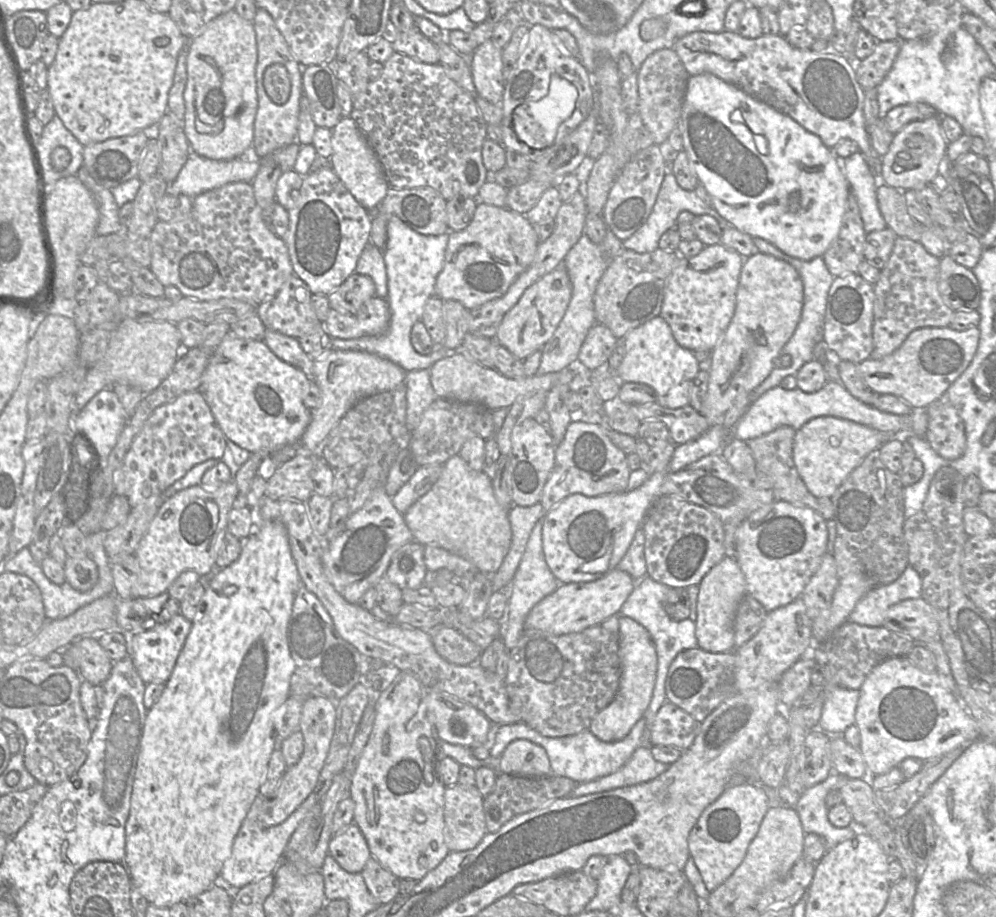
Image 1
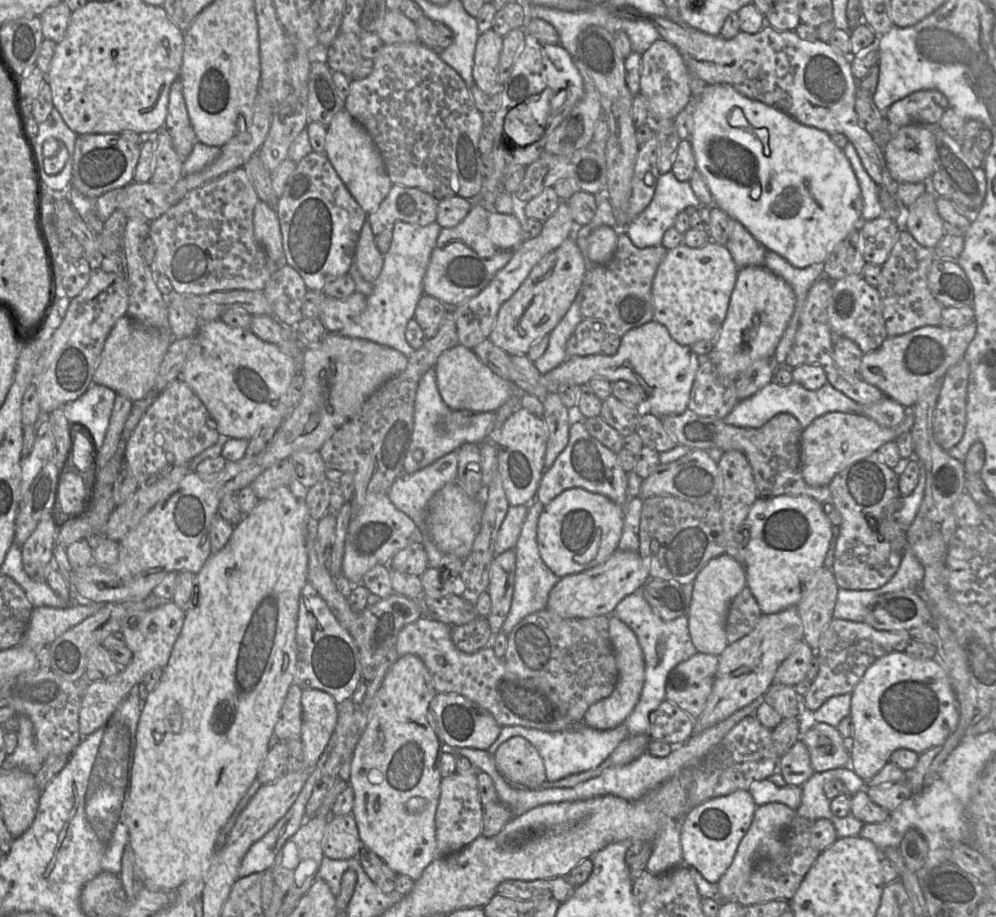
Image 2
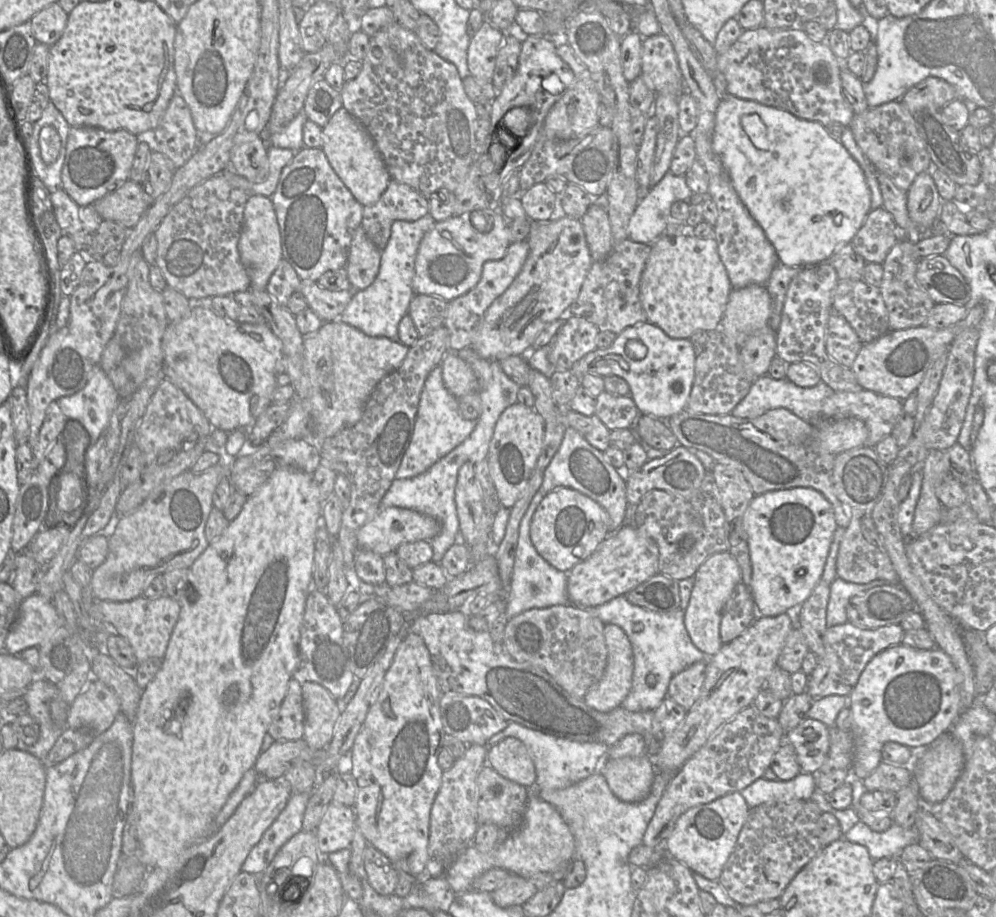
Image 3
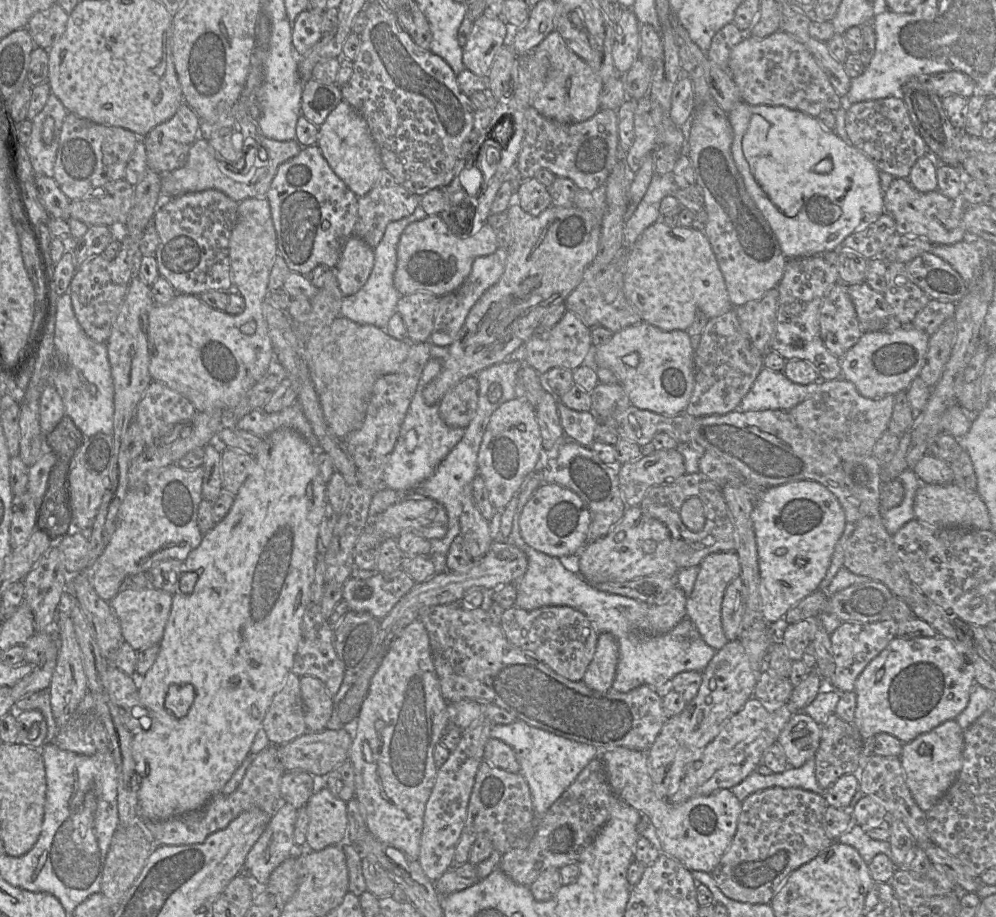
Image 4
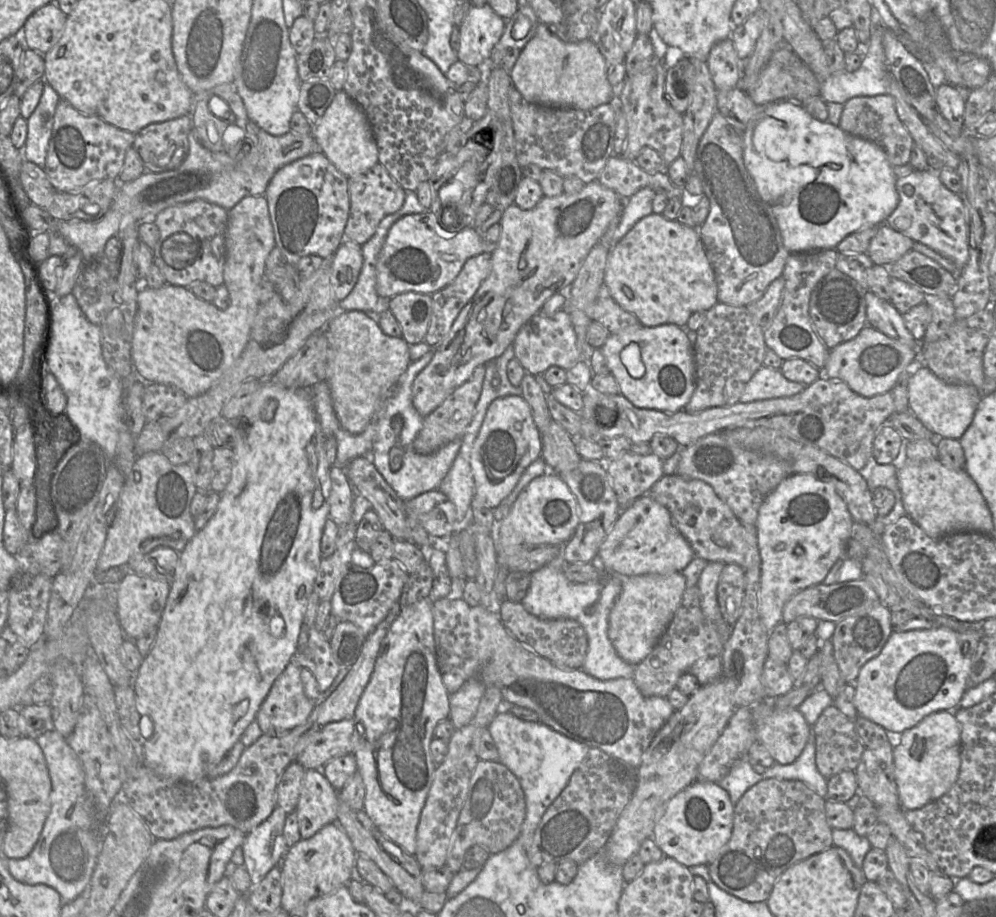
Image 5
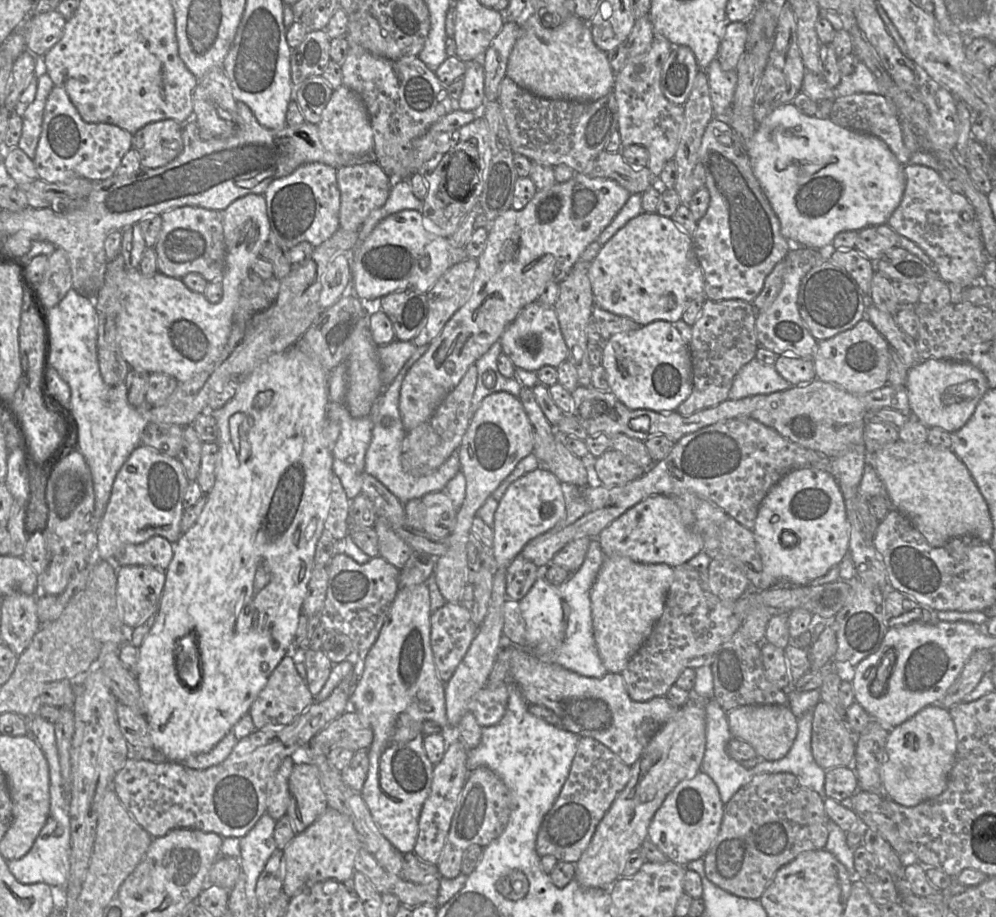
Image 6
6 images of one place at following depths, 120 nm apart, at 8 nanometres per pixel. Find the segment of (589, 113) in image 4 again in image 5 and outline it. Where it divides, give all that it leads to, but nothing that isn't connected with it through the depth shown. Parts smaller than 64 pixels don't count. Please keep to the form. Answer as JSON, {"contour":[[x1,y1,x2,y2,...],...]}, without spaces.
{"contour":[[543,22,539,23,534,37,521,51,510,76,513,86,526,101,542,106,590,110,602,104,616,102,616,89,607,79,607,62,594,41,585,39,565,42,553,35]]}

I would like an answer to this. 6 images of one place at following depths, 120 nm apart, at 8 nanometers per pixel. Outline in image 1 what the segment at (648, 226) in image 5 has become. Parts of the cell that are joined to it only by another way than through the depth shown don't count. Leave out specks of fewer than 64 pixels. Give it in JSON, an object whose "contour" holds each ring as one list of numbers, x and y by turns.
{"contour":[[721,243,704,246,694,257,681,256,665,287,660,316,669,324,676,341,691,351,711,350,727,329,736,307,736,292,744,257]]}

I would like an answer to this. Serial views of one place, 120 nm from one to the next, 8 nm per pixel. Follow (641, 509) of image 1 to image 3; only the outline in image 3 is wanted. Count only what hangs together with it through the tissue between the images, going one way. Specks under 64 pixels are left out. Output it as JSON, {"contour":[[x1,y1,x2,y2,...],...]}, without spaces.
{"contour":[[569,487,548,492,536,508,530,524,530,538,539,555,563,572,591,556,610,534,607,512,593,499]]}

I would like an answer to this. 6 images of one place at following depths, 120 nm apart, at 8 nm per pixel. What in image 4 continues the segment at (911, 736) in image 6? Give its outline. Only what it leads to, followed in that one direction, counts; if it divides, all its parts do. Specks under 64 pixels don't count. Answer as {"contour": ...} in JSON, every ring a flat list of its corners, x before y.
{"contour":[[955,719,945,721,903,745,900,761,906,782,915,802,924,812,931,810,957,779,962,767,963,749,963,730]]}

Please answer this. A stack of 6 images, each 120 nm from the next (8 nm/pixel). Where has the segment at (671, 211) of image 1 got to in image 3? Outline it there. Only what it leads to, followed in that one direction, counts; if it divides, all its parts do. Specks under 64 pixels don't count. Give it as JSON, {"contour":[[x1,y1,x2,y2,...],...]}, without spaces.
{"contour":[[668,170,647,195,641,197,630,219,627,239,653,244,665,232,672,204,676,201,690,203,692,195,685,176,675,176]]}

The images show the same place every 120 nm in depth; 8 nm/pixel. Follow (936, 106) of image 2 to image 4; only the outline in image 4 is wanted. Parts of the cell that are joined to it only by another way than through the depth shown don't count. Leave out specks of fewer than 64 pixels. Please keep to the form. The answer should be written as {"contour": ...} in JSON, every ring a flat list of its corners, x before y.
{"contour":[[952,70,926,77,933,91,941,98,948,94,957,94,969,99,977,93,974,80,960,71]]}

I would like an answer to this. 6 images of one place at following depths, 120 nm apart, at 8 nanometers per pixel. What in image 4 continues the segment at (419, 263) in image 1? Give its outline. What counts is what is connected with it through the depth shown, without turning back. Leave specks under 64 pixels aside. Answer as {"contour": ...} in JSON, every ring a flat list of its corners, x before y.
{"contour":[[418,205,411,215,387,225,382,240,374,248,374,266,368,280,356,293,343,297,340,315,359,324,370,324,386,329,389,319,397,313,397,303,401,296,394,284,397,248,401,234,410,223,422,220,427,216,422,206]]}

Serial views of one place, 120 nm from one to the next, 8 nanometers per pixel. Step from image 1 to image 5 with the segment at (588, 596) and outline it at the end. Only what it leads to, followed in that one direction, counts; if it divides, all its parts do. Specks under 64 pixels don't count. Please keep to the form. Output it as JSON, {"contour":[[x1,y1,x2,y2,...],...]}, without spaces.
{"contour":[[644,495,623,508,599,547,596,562,605,573,630,577,681,572,695,557,690,544,672,524,667,508]]}

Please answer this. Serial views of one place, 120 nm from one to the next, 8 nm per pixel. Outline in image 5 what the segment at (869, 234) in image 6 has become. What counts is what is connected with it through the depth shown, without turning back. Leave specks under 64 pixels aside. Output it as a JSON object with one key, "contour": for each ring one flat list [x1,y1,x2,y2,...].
{"contour":[[884,223,877,227,866,253,873,264,887,266,912,250,913,244,914,240]]}

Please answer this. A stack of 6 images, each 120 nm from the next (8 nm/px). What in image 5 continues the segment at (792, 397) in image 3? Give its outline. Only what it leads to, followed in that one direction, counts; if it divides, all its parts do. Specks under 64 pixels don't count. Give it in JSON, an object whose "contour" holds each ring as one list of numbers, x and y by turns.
{"contour":[[763,365,746,384,739,402,749,403,791,397,802,392,806,386,808,385,787,380,780,369,768,368]]}

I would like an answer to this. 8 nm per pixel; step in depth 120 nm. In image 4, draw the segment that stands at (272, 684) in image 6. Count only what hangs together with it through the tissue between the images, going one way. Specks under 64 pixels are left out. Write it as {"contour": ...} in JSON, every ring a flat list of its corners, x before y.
{"contour":[[292,671,282,689,276,693,262,726,269,742,284,745,307,732,300,678]]}

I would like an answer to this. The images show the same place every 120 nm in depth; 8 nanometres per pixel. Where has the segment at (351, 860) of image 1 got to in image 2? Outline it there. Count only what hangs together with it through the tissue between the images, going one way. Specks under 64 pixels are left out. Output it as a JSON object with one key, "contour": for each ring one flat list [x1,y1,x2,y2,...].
{"contour":[[352,814,330,816,323,840,324,856,342,860,358,857,363,844]]}

